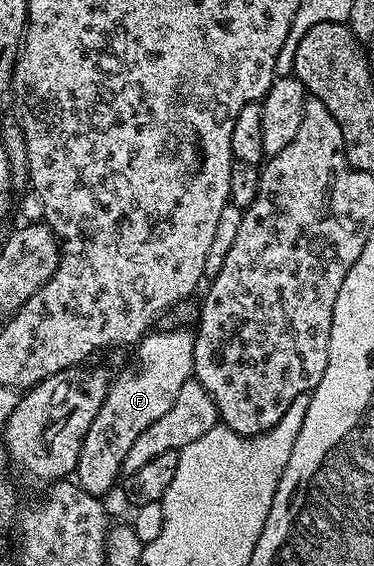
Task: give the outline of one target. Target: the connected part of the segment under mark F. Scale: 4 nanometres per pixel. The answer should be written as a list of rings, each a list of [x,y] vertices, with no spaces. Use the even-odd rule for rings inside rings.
[[[172,326],[167,330],[169,332],[149,331],[139,341],[135,349],[136,369],[122,373],[117,380],[115,377],[109,383],[102,410],[94,414],[94,422],[90,422],[90,430],[86,430],[74,480],[92,496],[107,497],[106,494],[115,486],[116,479],[121,479],[124,459],[126,454],[130,454],[130,446],[134,446],[138,434],[154,426],[154,422],[158,422],[158,418],[162,418],[162,414],[166,414],[166,410],[174,406],[178,390],[182,390],[186,381],[193,379],[193,333],[184,326]]]

